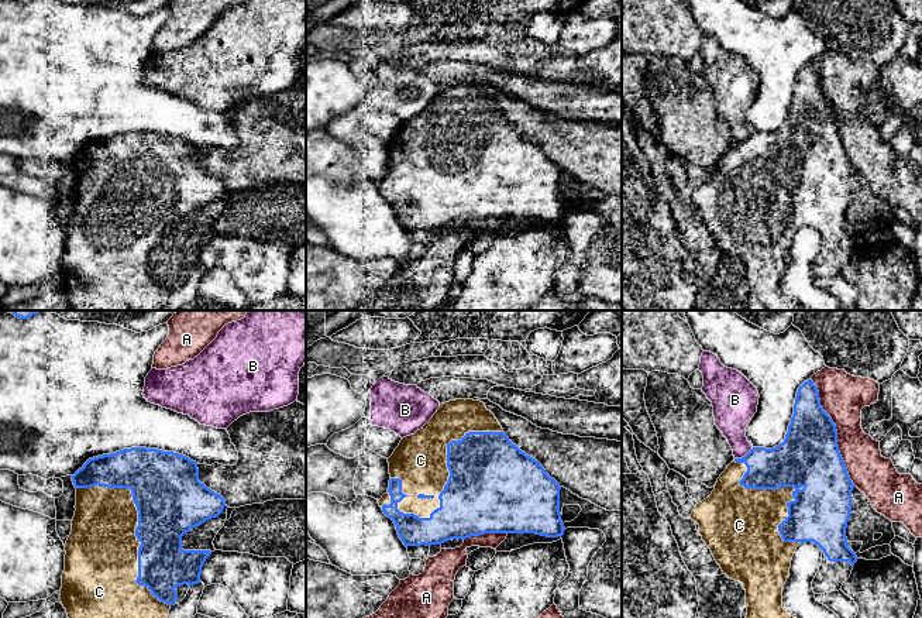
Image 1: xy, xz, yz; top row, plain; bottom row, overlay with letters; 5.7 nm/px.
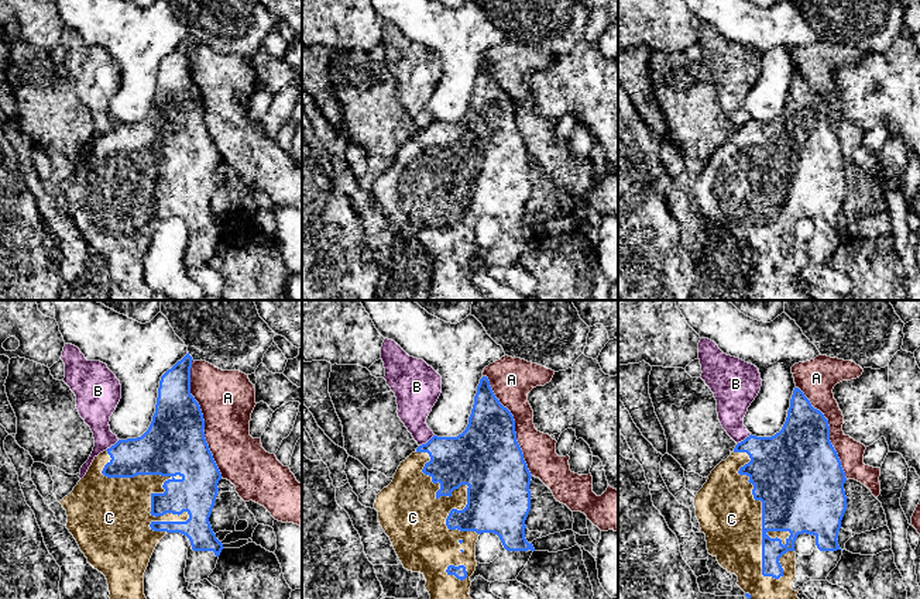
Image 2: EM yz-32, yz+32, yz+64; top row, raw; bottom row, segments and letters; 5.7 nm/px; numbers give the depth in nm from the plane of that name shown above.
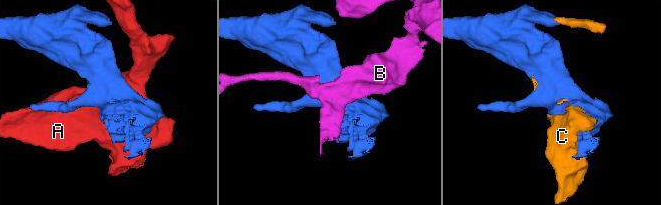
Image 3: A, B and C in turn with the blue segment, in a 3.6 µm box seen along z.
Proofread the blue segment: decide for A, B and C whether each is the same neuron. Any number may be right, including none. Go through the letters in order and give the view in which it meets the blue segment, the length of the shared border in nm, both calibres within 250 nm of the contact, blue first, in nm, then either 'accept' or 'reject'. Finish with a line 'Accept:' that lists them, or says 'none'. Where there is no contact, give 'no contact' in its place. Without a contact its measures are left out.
A: meets blue in yz; contact 650 nm long; 340 nm thick on the blue side, 260 nm on the other; reject
B: meets blue in yz; contact 130 nm long; 260 nm thick on the blue side, 200 nm on the other; reject
C: meets blue in xz; contact 750 nm long; 480 nm thick on the blue side, 300 nm on the other; accept
Accept: C

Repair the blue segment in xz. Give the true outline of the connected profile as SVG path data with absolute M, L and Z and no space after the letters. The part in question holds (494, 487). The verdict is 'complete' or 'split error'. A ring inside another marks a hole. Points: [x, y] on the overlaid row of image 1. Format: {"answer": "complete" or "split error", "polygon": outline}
{"answer": "split error", "polygon": "M455 399L441 404L420 430L400 440L388 463L389 488L378 504L393 521L406 547L441 545L485 533L536 533L547 538L564 535L560 484L537 460L509 440L495 415L481 401Z"}

